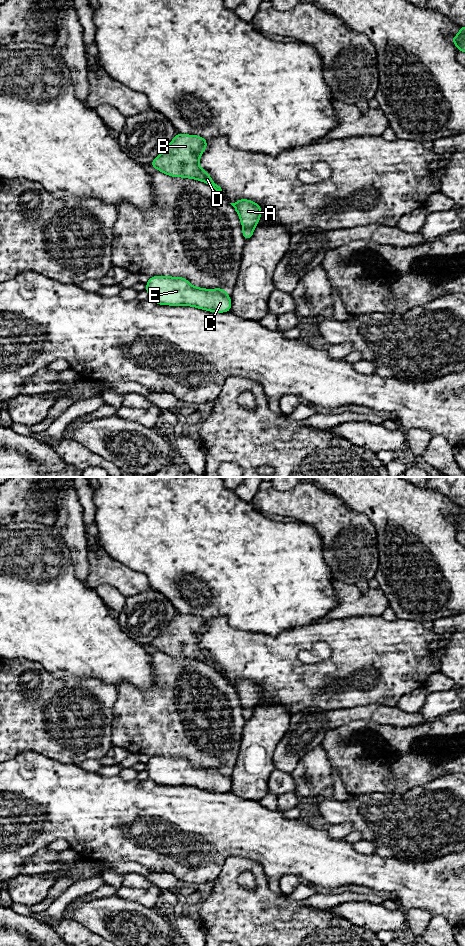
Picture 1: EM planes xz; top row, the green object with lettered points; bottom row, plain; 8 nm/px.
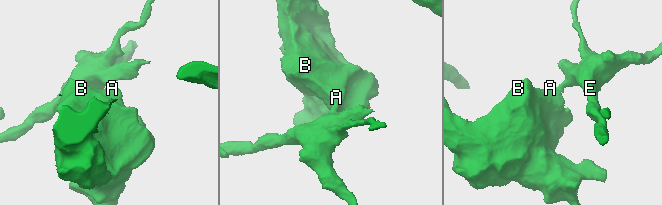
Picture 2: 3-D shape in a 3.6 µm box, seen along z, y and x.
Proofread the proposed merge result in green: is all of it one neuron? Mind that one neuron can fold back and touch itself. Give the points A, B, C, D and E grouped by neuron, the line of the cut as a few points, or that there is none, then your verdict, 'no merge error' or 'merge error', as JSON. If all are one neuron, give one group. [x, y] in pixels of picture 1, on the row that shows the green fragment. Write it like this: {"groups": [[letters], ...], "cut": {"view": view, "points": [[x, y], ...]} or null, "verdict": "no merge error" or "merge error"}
{"groups": [["A", "B", "D"], ["C", "E"]], "cut": {"view": "xz", "points": [[243, 228], [252, 230]]}, "verdict": "merge error"}

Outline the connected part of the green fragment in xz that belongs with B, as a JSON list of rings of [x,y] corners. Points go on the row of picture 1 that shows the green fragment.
[[[177,133],[166,150],[159,154],[150,165],[171,177],[203,181],[221,193],[221,187],[199,167],[199,158],[206,148],[207,140],[203,137]]]

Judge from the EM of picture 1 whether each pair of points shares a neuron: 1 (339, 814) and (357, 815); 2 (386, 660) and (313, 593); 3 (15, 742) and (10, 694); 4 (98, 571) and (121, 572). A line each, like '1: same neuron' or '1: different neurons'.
1: same neuron
2: different neurons
3: same neuron
4: same neuron

